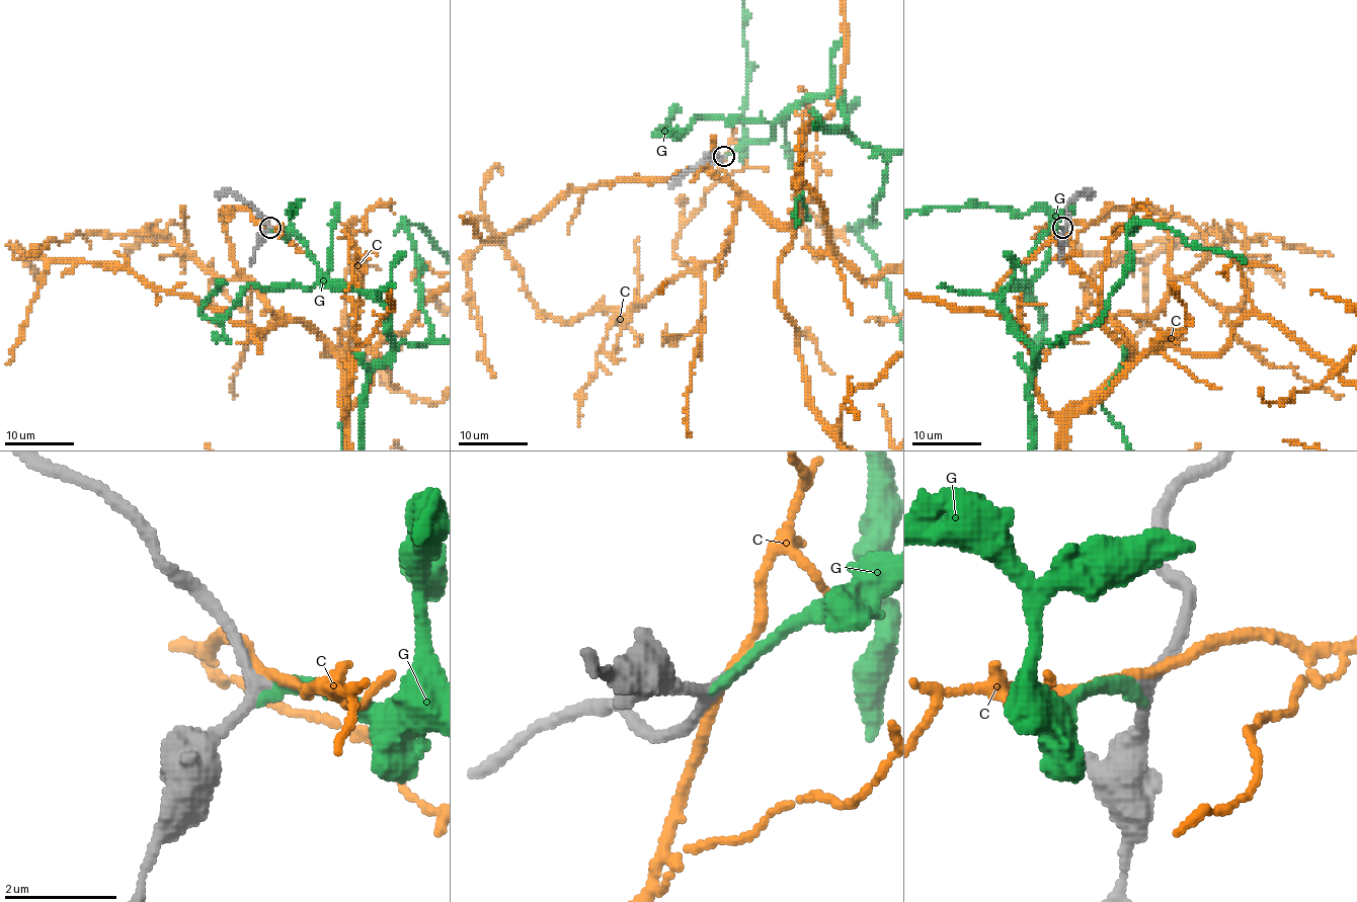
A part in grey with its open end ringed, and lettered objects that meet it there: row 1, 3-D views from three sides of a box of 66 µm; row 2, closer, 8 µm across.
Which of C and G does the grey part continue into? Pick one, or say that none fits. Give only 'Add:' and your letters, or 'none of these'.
Add: G

